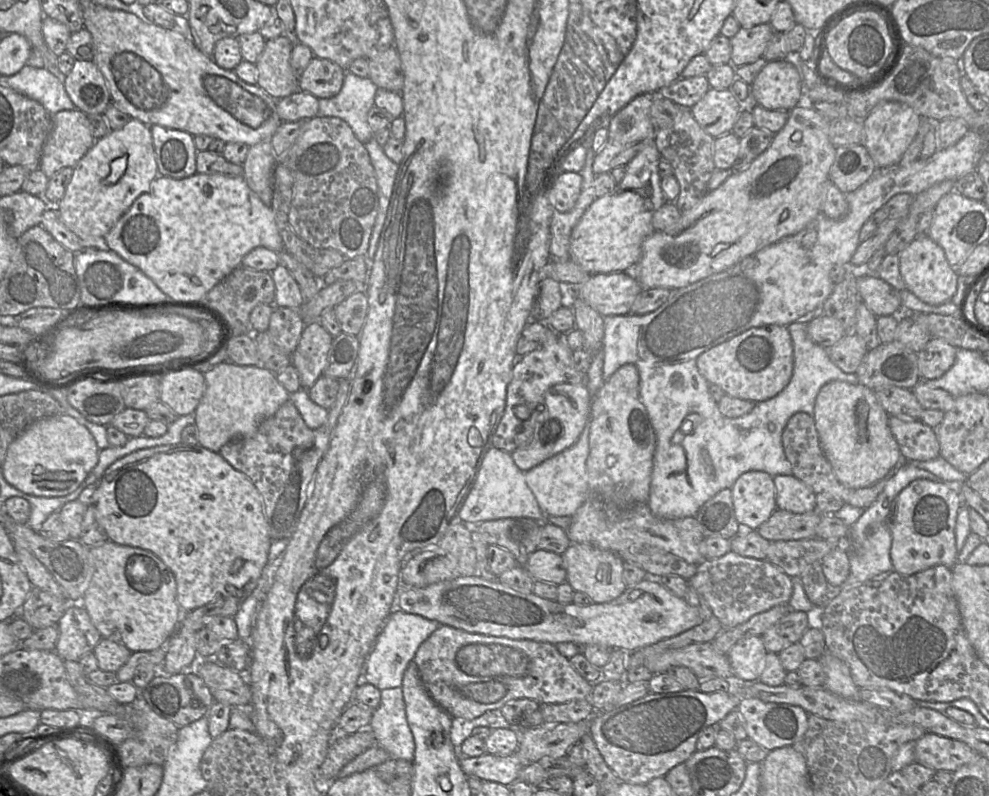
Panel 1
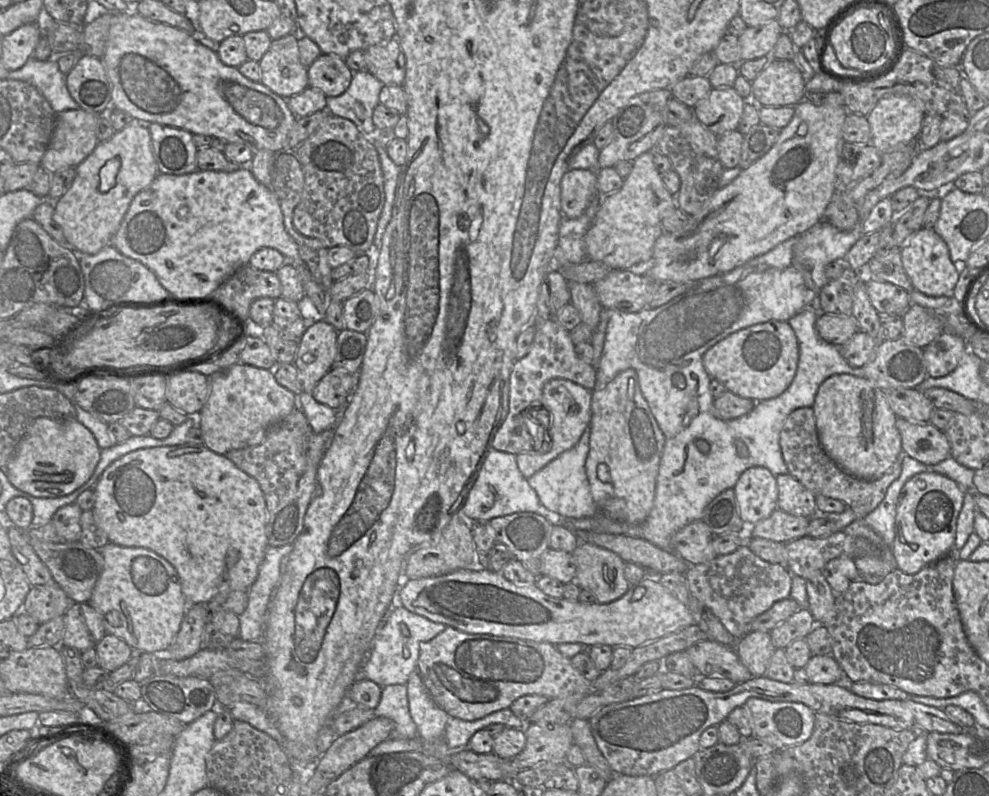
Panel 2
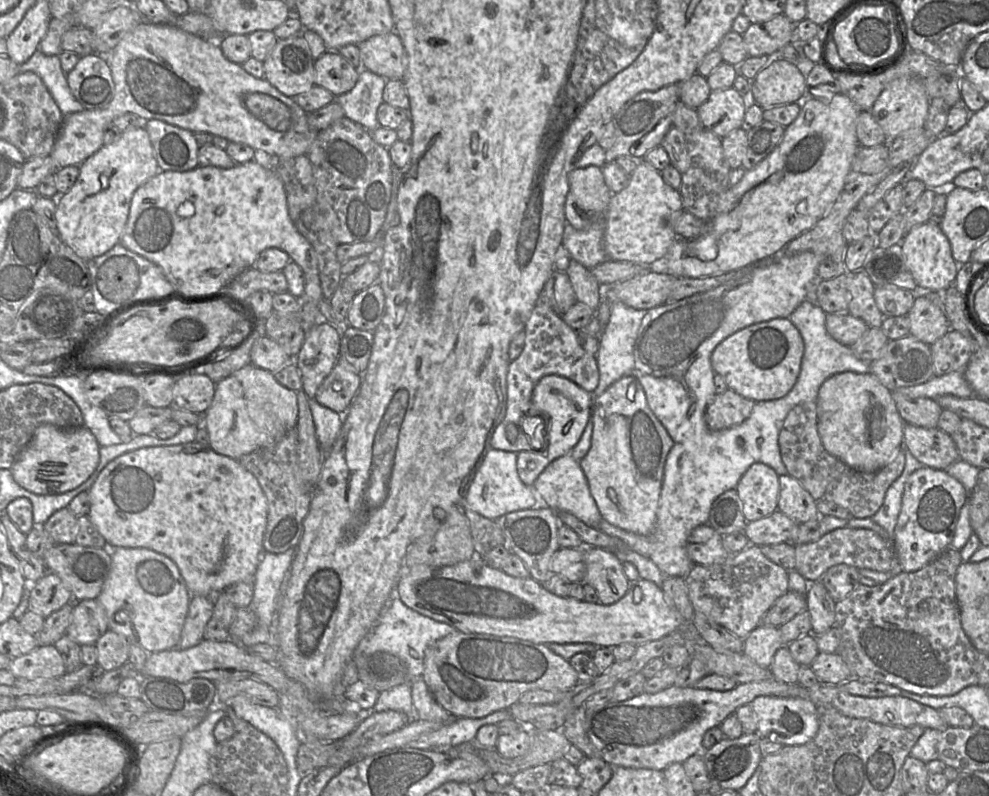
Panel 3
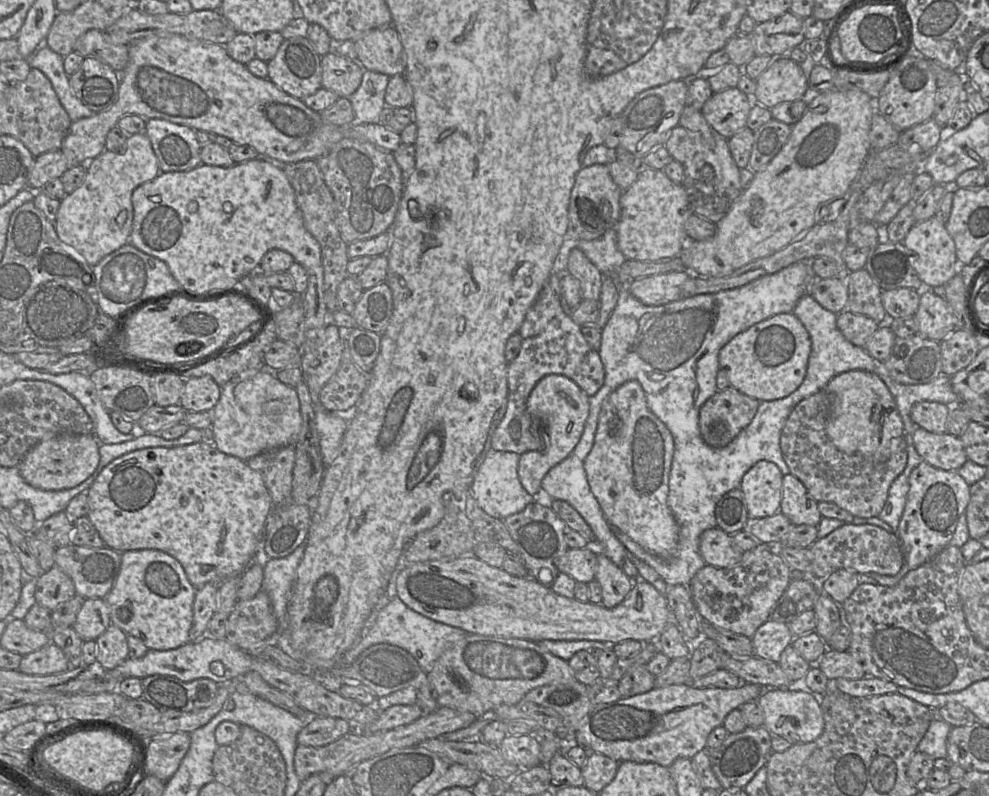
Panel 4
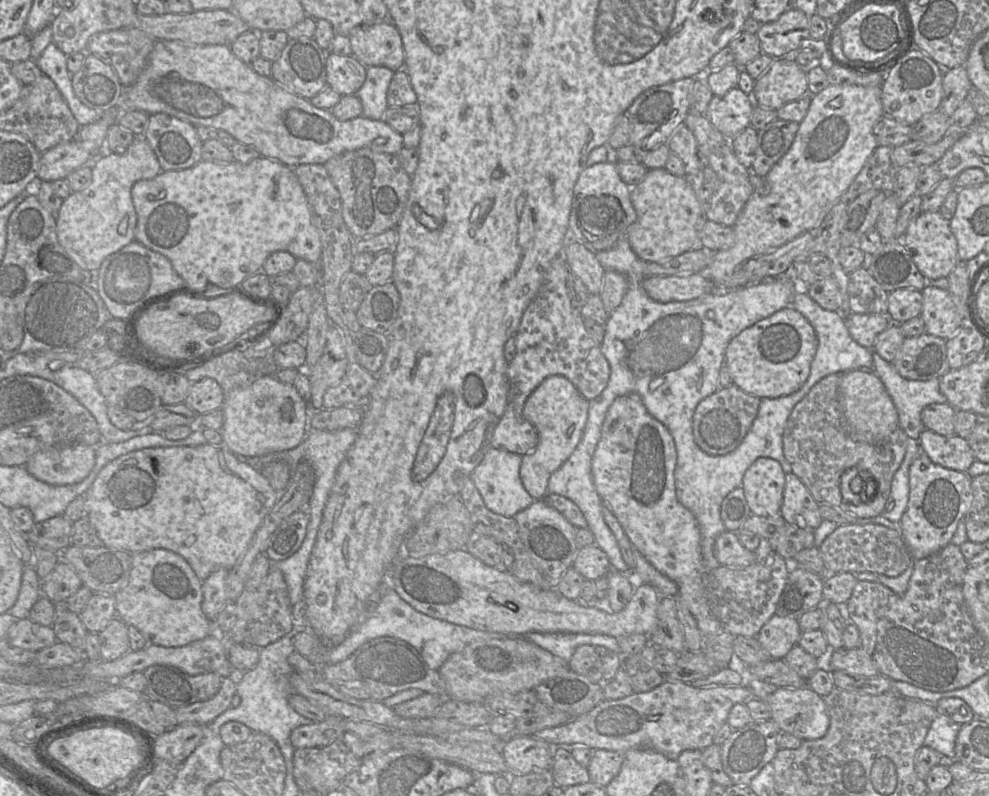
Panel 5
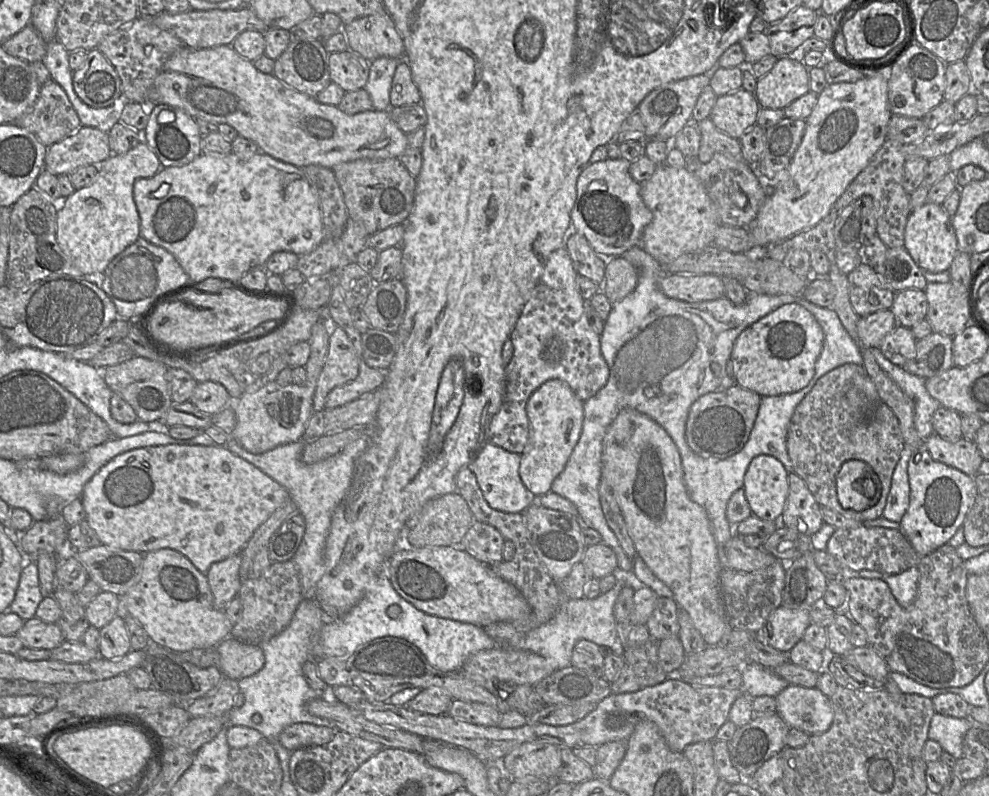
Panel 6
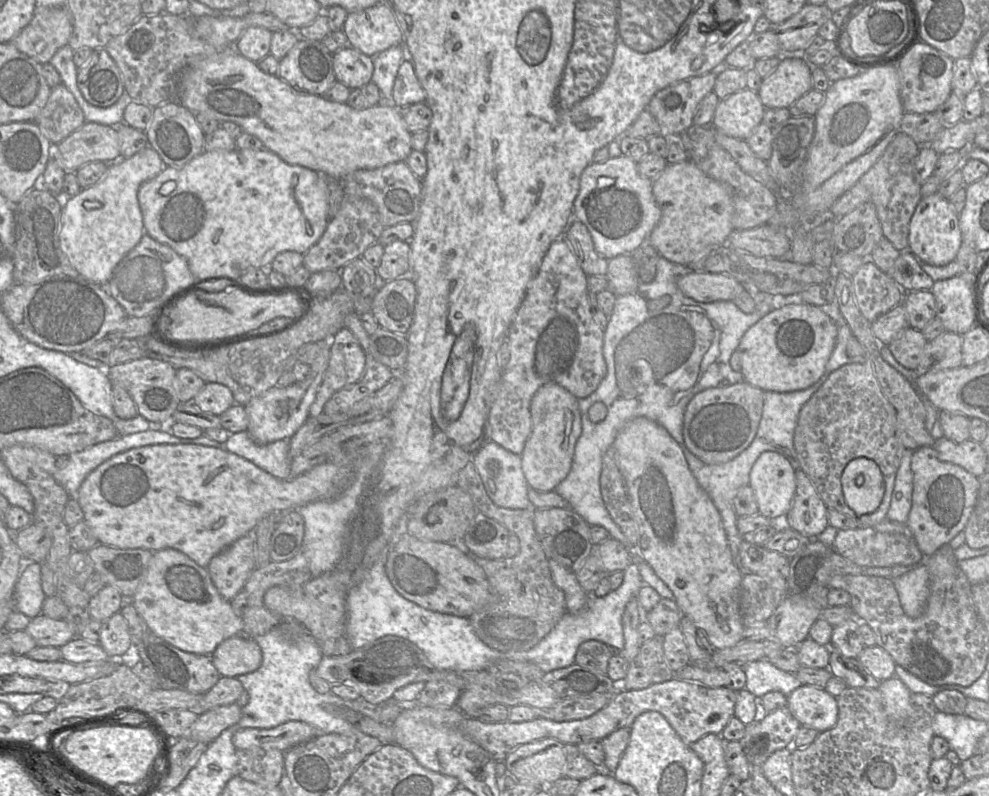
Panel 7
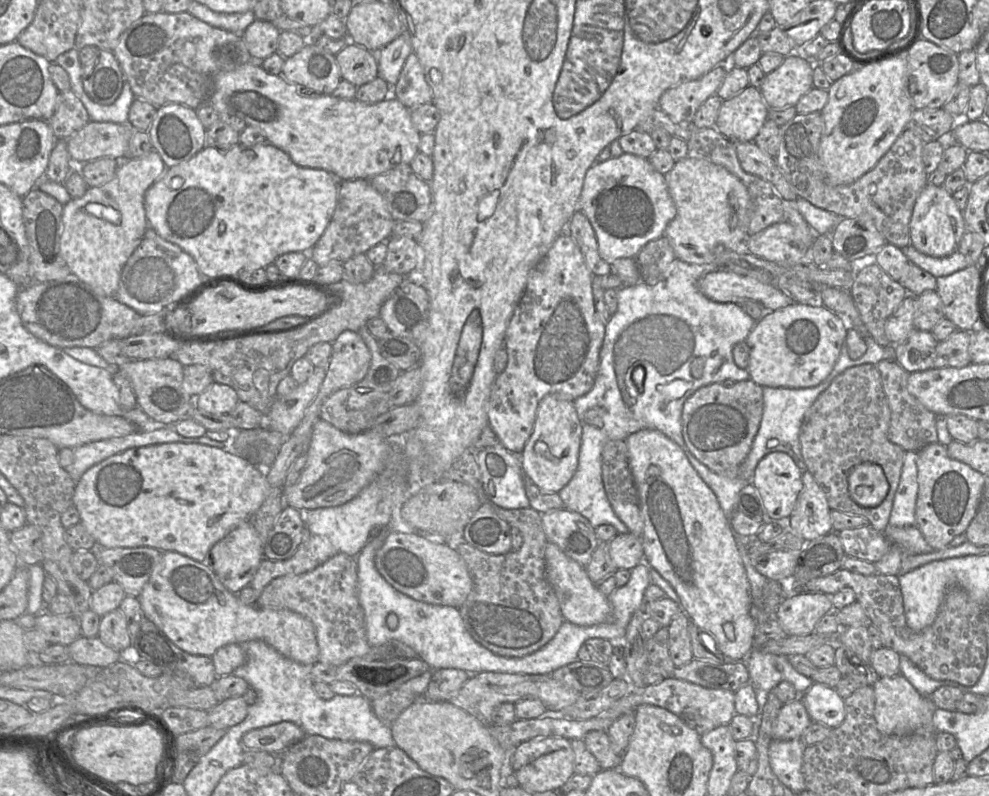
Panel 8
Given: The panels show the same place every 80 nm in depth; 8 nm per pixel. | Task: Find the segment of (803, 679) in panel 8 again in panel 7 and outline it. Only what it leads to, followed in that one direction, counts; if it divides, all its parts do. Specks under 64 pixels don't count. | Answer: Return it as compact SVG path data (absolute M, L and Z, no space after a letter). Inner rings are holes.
M760 659L746 664L745 689L755 697L762 697L771 691L778 691L788 696L802 684L789 672L778 669L768 659Z

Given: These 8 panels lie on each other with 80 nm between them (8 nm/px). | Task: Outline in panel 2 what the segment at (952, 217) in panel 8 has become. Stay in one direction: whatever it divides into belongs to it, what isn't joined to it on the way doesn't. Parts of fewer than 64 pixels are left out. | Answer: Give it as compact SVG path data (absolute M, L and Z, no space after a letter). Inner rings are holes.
M922 227L900 248L904 270L915 290L931 297L951 296L958 280L958 271L951 261L945 241L933 228Z

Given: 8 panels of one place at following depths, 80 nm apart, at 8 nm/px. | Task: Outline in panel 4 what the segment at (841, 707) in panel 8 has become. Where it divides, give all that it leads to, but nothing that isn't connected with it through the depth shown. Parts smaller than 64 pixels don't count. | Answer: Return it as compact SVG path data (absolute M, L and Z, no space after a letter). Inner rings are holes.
M802 685L788 688L767 688L756 700L763 710L764 726L773 736L780 736L792 744L809 743L816 740L824 730L824 718L820 697Z

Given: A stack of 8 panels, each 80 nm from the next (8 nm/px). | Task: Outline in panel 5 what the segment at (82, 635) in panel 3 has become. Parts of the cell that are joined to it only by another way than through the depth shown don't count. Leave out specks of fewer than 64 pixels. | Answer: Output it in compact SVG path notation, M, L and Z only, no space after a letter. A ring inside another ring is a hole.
M94 593L79 614L88 632L99 633L116 617L115 595Z

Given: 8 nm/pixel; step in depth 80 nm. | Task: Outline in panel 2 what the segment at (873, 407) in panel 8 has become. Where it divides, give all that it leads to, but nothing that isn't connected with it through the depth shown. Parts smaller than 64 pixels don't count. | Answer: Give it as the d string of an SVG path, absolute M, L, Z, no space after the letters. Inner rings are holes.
M812 407L798 408L785 420L780 432L780 447L789 474L810 490L815 497L824 496L842 501L857 519L864 519L883 500L890 484L901 473L901 458L879 479L867 481L855 478L841 470L825 453L818 437Z

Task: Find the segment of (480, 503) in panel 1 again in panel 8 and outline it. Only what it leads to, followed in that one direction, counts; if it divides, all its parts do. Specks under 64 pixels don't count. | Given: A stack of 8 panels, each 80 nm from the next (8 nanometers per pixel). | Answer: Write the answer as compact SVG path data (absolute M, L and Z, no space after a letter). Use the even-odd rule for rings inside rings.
M500 443L475 452L483 489L491 503L504 509L528 508L520 453L508 451Z

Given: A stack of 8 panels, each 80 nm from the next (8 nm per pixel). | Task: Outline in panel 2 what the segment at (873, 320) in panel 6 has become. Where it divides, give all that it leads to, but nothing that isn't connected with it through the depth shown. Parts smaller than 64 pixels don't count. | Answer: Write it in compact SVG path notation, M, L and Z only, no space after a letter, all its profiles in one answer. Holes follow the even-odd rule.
M819 313L816 330L824 341L840 347L859 331L859 327L851 315Z

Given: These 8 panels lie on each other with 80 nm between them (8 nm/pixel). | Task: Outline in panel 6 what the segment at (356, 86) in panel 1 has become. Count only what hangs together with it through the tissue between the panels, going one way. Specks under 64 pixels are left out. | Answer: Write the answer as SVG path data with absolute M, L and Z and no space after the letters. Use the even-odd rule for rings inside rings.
M383 56L370 61L369 77L363 89L371 98L372 110L388 111L391 108L390 90L400 60Z

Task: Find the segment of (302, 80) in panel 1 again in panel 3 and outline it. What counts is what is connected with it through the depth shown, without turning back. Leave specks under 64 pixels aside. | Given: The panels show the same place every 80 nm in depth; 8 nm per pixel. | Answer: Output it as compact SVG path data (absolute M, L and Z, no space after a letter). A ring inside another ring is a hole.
M326 51L315 61L315 85L340 96L353 89L359 77L354 67L338 51Z

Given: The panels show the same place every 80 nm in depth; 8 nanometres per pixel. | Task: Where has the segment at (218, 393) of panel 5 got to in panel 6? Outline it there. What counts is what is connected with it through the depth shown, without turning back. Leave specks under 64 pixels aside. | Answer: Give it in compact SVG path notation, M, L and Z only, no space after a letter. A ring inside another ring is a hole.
M205 381L197 383L189 401L200 411L212 415L230 405L232 399L222 384Z

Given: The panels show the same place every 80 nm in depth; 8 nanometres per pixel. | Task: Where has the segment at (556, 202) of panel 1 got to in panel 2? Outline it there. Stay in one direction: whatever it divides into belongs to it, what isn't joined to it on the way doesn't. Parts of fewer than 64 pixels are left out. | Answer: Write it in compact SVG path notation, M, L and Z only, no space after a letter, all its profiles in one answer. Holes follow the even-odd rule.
M568 169L561 179L560 187L563 217L577 218L583 214L593 198L598 195L597 171Z

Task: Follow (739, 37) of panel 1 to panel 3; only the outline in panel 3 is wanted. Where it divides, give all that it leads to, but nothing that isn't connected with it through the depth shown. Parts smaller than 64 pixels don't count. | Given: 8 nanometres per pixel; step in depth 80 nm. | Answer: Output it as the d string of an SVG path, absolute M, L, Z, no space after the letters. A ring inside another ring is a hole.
M783 13L763 23L750 23L742 34L748 56L775 57L785 45L794 42L795 25Z

